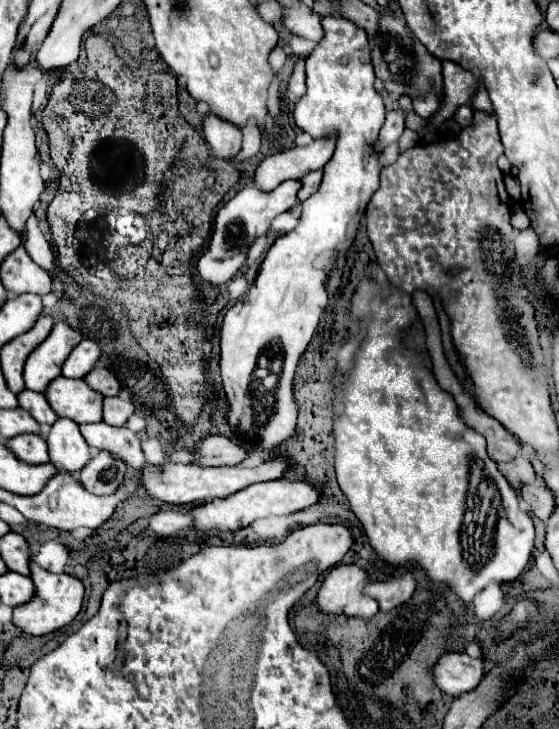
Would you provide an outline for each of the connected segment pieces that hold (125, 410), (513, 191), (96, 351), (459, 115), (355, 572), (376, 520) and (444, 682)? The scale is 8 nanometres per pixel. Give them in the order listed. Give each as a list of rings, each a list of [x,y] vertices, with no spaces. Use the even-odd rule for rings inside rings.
[[[118,396],[104,398],[104,422],[106,424],[124,426],[132,412],[134,412],[134,404],[130,400],[122,400]]]
[[[506,174],[504,176],[504,184],[506,184],[506,192],[510,194],[510,198],[514,202],[520,202],[520,182],[512,174]]]
[[[82,340],[66,358],[62,366],[62,376],[84,378],[92,370],[98,358],[100,358],[100,346],[92,340]]]
[[[462,104],[456,112],[454,112],[454,120],[464,128],[472,122],[472,106],[470,104]]]
[[[354,564],[332,568],[316,594],[318,610],[322,614],[344,614],[364,620],[366,616],[374,616],[378,612],[376,600],[362,594],[366,580],[368,574]]]
[[[360,282],[360,286],[356,288],[356,294],[352,298],[352,316],[358,318],[358,321],[363,323],[366,330],[366,338],[362,340],[360,344],[360,350],[356,354],[356,360],[348,372],[348,382],[344,384],[344,396],[342,396],[342,402],[344,402],[344,412],[334,420],[334,438],[336,438],[336,476],[338,476],[338,484],[340,484],[340,490],[344,492],[346,500],[350,502],[350,510],[356,514],[356,518],[360,520],[360,524],[364,526],[364,532],[368,536],[368,542],[372,546],[372,550],[378,554],[380,560],[384,560],[386,564],[392,564],[392,566],[418,566],[420,570],[424,570],[426,578],[436,582],[436,584],[444,584],[450,592],[454,592],[464,604],[470,604],[474,600],[474,596],[484,590],[490,582],[498,582],[498,584],[504,584],[504,582],[512,582],[516,580],[524,568],[528,566],[530,558],[532,558],[532,552],[534,552],[534,524],[532,524],[532,518],[528,514],[524,514],[520,508],[518,508],[518,498],[514,494],[514,490],[510,488],[510,484],[506,482],[506,478],[498,472],[496,464],[488,458],[486,454],[486,442],[480,434],[476,434],[472,428],[468,428],[460,416],[458,416],[458,406],[456,402],[452,400],[450,394],[442,392],[440,386],[436,384],[436,380],[432,378],[430,370],[424,368],[422,360],[418,356],[404,356],[402,354],[402,344],[400,344],[400,336],[398,336],[398,330],[408,326],[414,318],[416,318],[416,312],[414,312],[414,306],[410,302],[410,296],[404,296],[398,288],[392,288],[392,294],[388,296],[388,300],[382,300],[382,294],[380,294],[380,288],[378,284],[374,282]],[[472,458],[480,458],[484,462],[484,472],[488,478],[492,478],[498,486],[498,491],[501,496],[501,514],[504,514],[504,518],[500,518],[500,522],[496,525],[496,536],[494,536],[494,550],[493,554],[488,558],[488,562],[484,563],[484,566],[471,566],[468,562],[464,562],[462,558],[462,550],[460,550],[460,518],[464,518],[464,486],[468,486],[468,480],[470,480],[470,460]]]
[[[446,652],[434,662],[430,674],[442,692],[456,696],[478,686],[484,674],[484,662],[466,652]]]

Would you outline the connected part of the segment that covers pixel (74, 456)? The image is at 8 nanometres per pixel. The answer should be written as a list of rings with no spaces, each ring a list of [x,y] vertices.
[[[58,418],[52,424],[52,430],[46,438],[50,450],[50,462],[60,464],[68,472],[78,472],[92,458],[88,442],[78,430],[78,424],[72,418]]]

